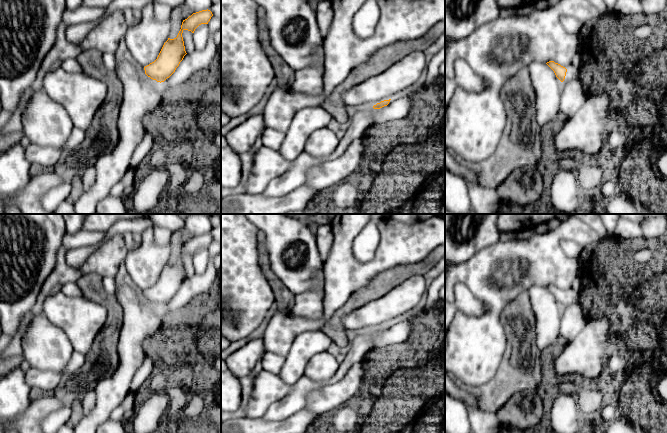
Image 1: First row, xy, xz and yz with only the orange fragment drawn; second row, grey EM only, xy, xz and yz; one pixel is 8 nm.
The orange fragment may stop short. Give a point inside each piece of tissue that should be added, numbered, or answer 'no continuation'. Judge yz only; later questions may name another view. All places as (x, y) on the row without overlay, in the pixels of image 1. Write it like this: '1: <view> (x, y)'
1: yz (573, 294)

